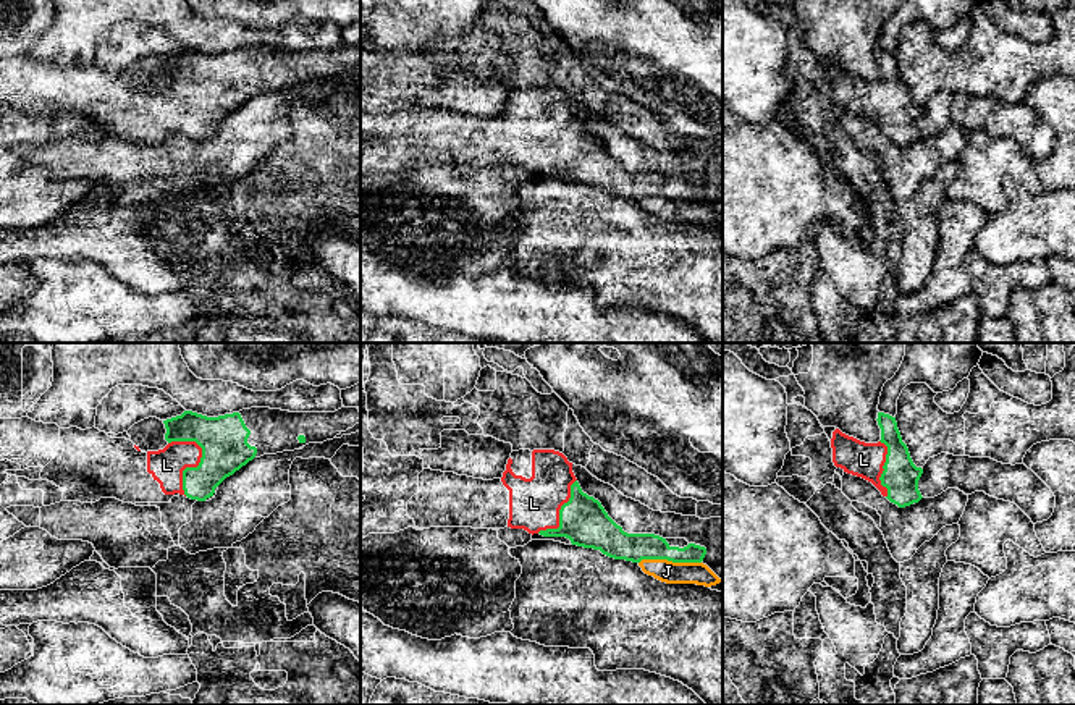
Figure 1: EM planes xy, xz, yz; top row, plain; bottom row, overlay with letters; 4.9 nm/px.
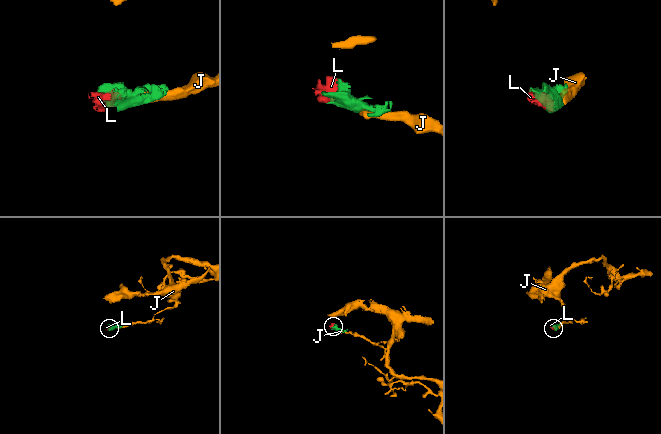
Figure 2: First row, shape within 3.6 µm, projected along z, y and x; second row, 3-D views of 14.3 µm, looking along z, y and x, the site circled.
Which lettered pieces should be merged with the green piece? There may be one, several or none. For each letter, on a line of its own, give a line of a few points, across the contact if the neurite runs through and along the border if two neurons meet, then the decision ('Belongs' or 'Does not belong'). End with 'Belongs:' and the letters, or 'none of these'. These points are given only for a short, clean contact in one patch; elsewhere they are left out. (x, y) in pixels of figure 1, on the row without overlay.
J: Does not belong
L: Belongs
Belongs: L

